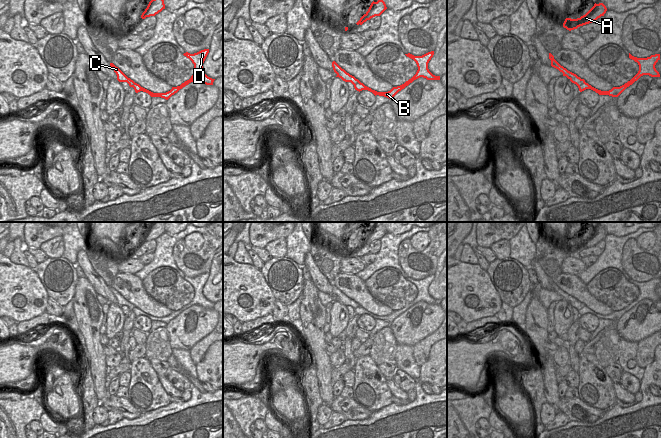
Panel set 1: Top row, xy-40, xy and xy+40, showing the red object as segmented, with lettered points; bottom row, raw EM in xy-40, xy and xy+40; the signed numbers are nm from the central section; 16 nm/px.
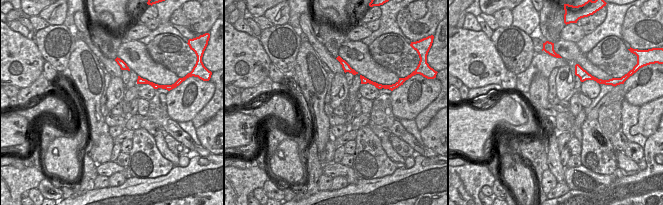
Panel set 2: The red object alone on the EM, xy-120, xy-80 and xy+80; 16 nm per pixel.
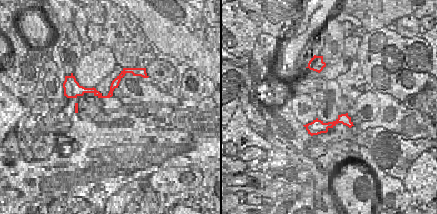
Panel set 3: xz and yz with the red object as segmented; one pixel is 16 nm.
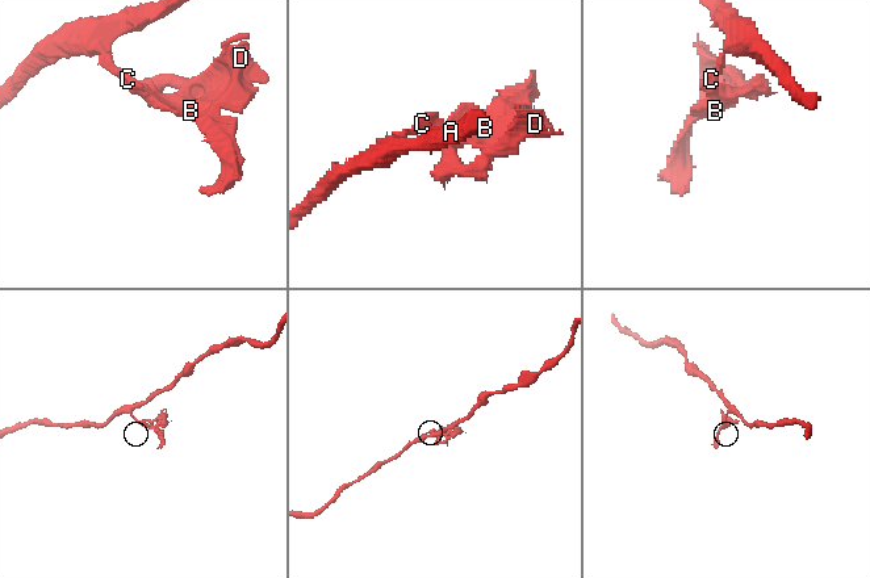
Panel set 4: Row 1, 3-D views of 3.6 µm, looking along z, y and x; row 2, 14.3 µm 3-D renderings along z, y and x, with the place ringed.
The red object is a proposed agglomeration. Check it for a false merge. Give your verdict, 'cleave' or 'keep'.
cleave

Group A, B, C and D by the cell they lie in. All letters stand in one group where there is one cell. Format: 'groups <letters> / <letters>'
groups A C / B D

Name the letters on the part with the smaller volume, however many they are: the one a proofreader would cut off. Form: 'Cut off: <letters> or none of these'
Cut off: B, D

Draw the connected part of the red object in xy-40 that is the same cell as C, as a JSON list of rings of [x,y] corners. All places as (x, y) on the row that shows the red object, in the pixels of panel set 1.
[[[110,63],[110,67],[114,70],[114,72],[117,75],[117,80],[119,82],[127,82],[129,84],[130,87],[133,86],[133,84],[135,83],[133,80],[131,80],[130,78],[128,78],[118,67],[116,67],[113,63]]]

